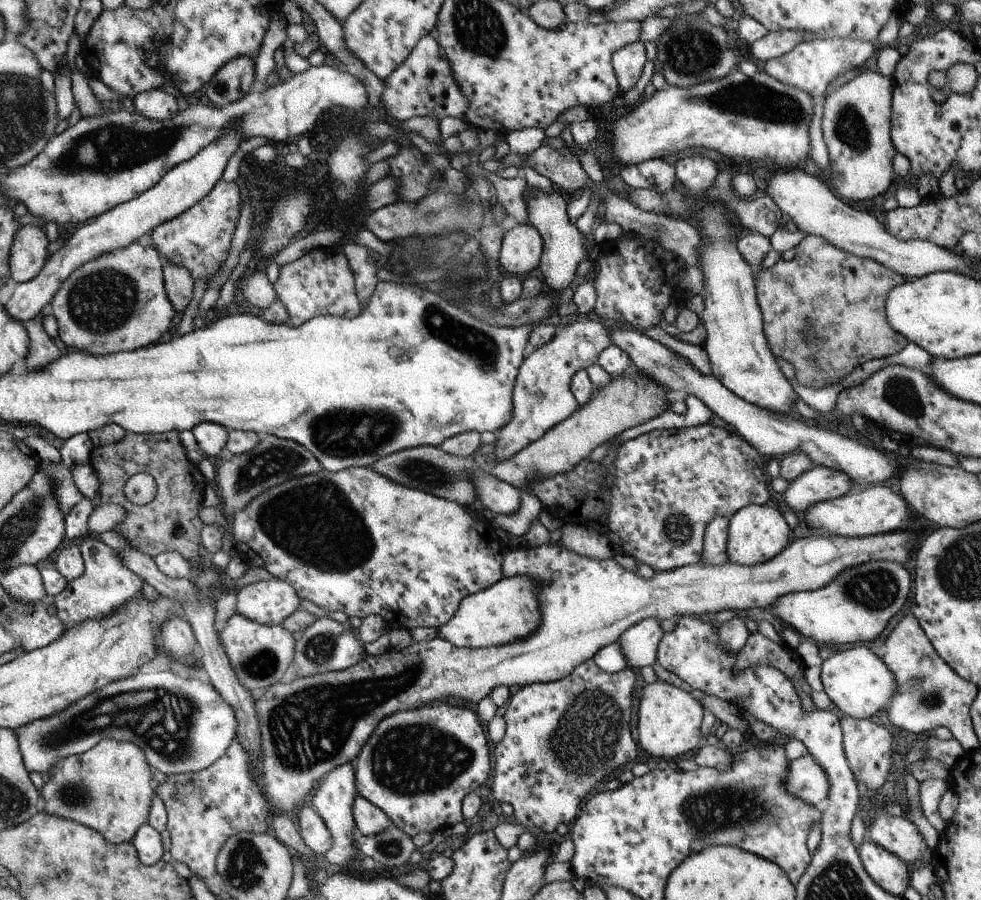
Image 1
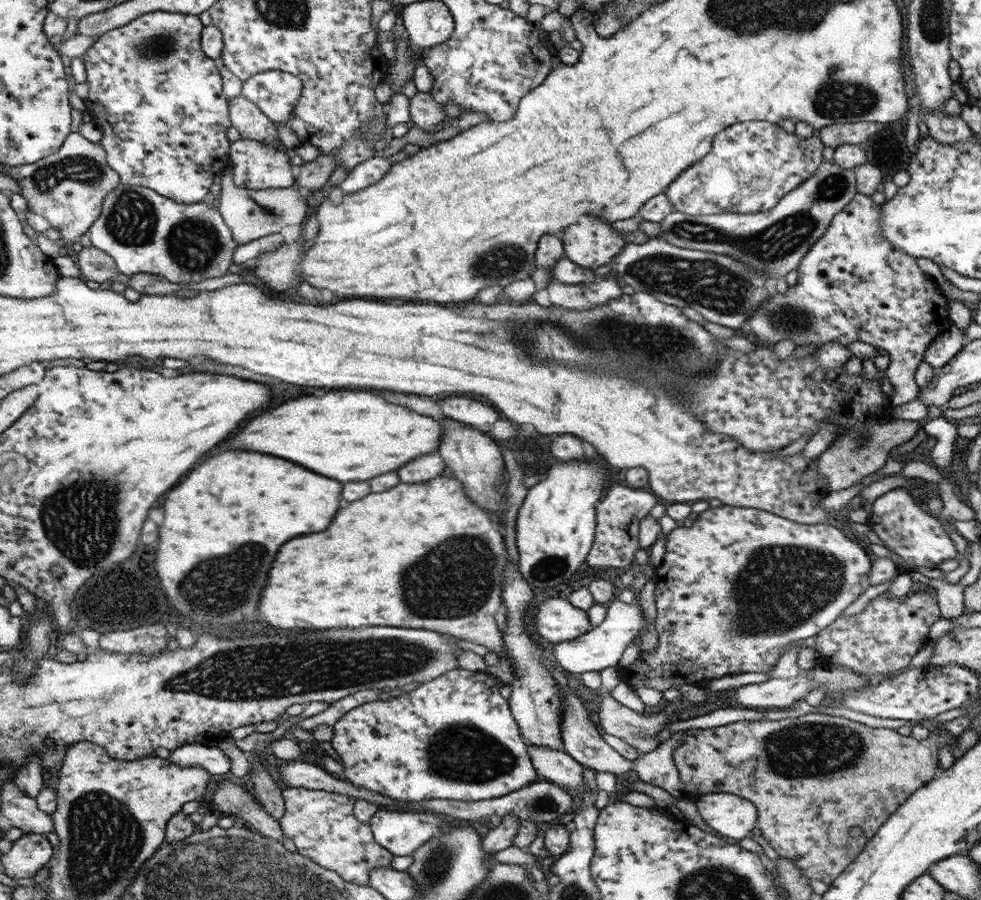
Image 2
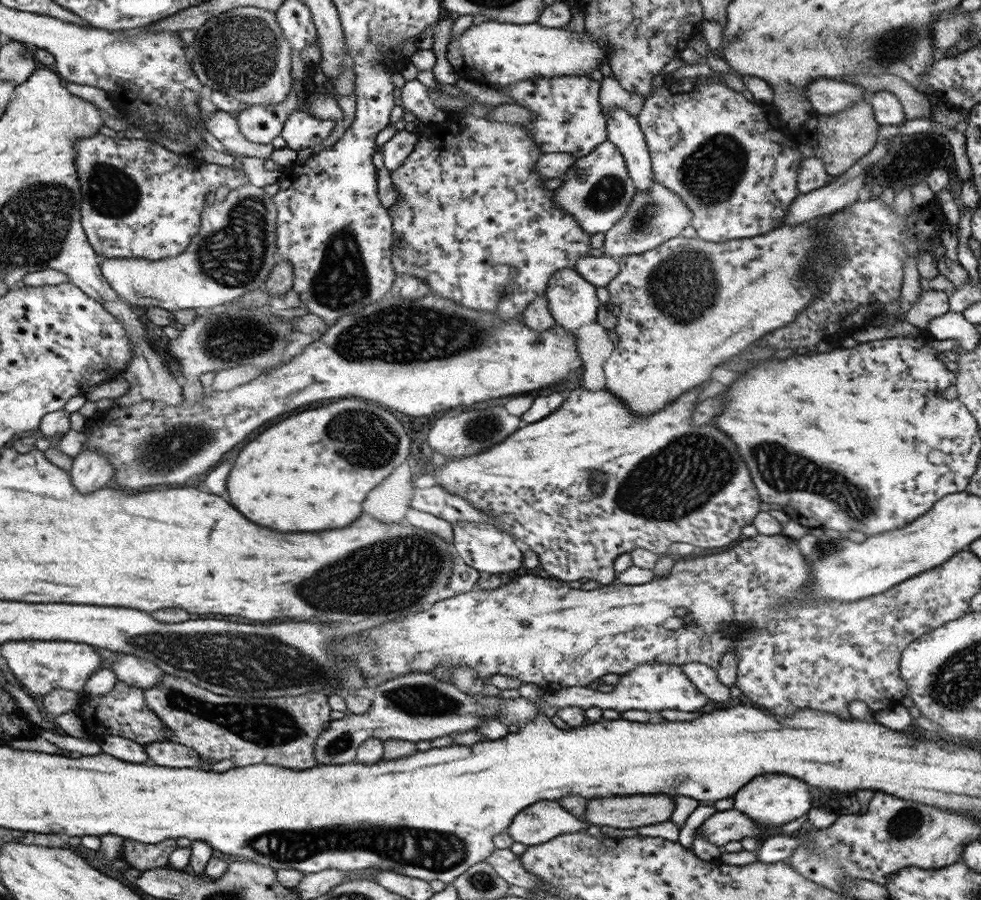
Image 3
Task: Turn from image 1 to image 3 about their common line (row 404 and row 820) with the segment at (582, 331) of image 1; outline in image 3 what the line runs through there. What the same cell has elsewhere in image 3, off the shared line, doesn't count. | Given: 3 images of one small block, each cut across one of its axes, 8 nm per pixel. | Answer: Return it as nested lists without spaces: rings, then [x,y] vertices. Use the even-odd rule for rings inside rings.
[[[539,800],[523,808],[507,826],[506,832],[527,847],[556,838],[559,834],[586,831],[589,823],[576,818],[558,800]]]

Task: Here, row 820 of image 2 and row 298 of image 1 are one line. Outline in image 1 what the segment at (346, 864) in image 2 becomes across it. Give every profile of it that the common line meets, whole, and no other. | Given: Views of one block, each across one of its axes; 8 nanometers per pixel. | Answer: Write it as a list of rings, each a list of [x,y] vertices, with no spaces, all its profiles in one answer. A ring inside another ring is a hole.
[[[341,247],[314,248],[301,258],[279,266],[279,278],[273,284],[278,300],[284,303],[292,326],[300,326],[318,315],[354,318],[364,309],[356,289],[356,275]]]

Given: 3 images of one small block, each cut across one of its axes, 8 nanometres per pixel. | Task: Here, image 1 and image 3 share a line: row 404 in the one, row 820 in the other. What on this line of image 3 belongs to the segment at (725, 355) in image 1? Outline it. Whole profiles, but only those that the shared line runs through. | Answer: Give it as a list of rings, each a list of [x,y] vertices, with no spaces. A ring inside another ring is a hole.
[[[762,774],[754,778],[754,782],[748,782],[738,794],[732,796],[734,799],[734,809],[743,812],[748,818],[756,821],[759,825],[772,828],[788,824],[792,820],[798,820],[812,808],[812,798],[810,798],[810,786],[806,782],[792,778],[792,776],[782,776],[782,774]]]

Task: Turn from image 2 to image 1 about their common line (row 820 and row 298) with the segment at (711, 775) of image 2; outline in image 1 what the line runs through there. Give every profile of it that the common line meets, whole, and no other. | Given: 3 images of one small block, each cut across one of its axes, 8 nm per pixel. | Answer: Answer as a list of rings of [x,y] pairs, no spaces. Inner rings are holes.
[[[806,235],[796,245],[795,256],[790,261],[780,259],[774,266],[758,273],[757,301],[761,308],[764,332],[774,356],[791,362],[796,378],[802,386],[821,389],[838,385],[846,374],[858,365],[874,358],[898,354],[909,342],[898,334],[887,321],[885,300],[895,286],[904,284],[906,278],[891,271],[877,260],[862,258],[836,248],[816,235]]]

